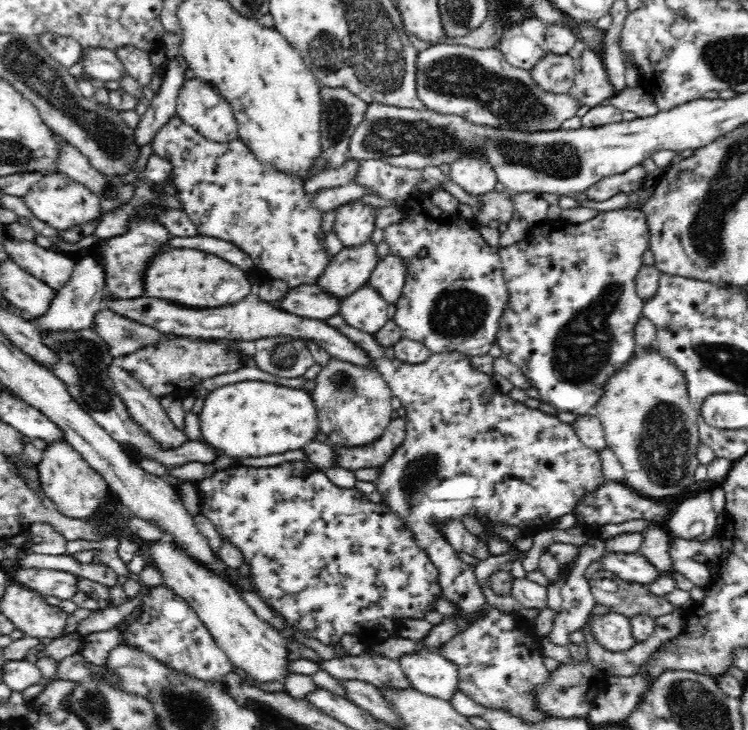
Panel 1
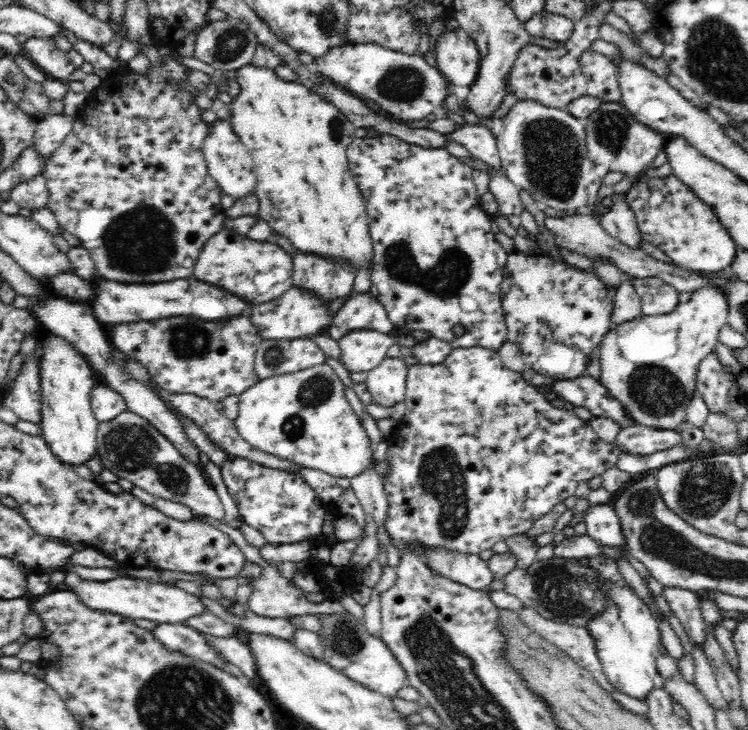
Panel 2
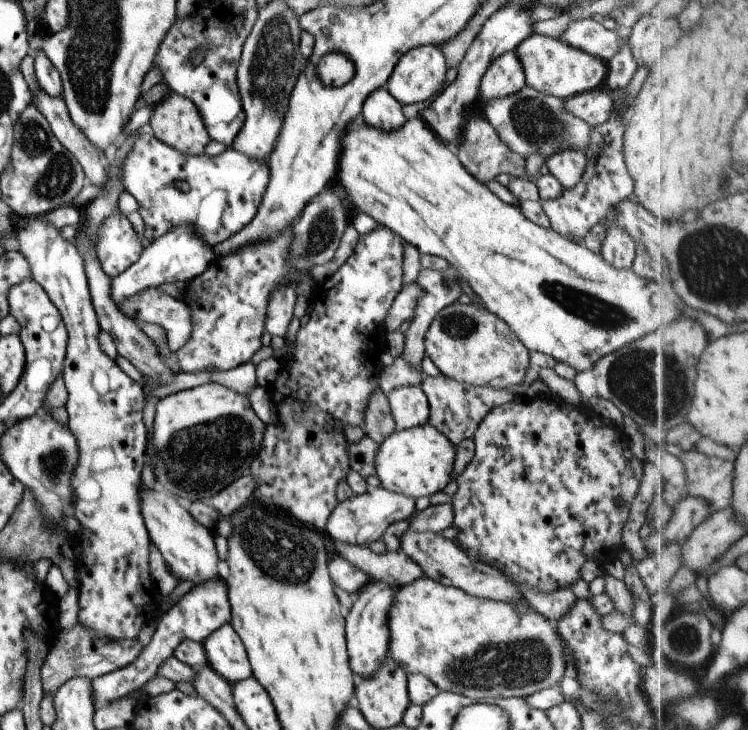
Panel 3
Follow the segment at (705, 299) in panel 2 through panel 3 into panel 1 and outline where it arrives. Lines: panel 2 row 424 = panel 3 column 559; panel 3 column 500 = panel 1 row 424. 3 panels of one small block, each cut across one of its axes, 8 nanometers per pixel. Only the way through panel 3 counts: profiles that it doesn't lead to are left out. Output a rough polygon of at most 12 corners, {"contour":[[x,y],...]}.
{"contour":[[654,346],[593,409],[625,485],[653,499],[696,480],[699,412]]}

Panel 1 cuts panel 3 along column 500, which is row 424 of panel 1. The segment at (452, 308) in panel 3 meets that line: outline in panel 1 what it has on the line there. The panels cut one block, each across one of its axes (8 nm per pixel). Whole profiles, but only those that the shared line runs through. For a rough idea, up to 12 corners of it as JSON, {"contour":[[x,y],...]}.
{"contour":[[332,357],[311,392],[332,446],[364,446],[392,420],[376,369]]}

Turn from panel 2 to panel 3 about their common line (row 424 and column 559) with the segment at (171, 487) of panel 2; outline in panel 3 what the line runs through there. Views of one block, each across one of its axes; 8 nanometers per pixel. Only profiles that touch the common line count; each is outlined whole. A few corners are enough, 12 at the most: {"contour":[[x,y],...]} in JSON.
{"contour":[[524,86],[480,100],[484,119],[523,160],[584,152],[593,127],[562,99]]}

